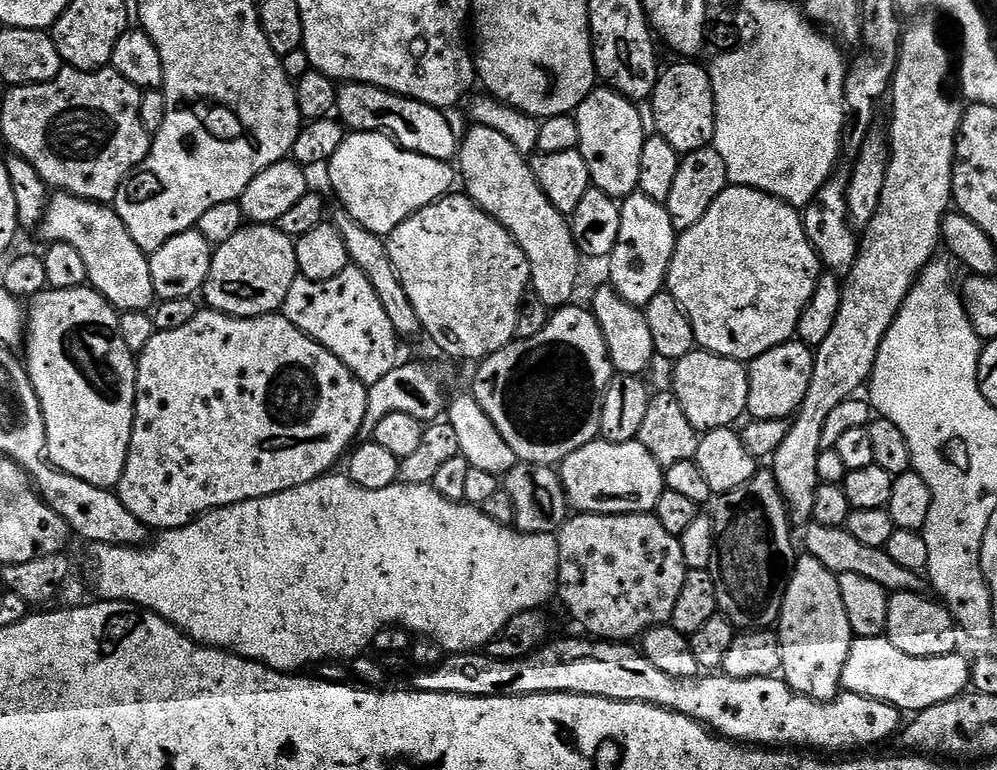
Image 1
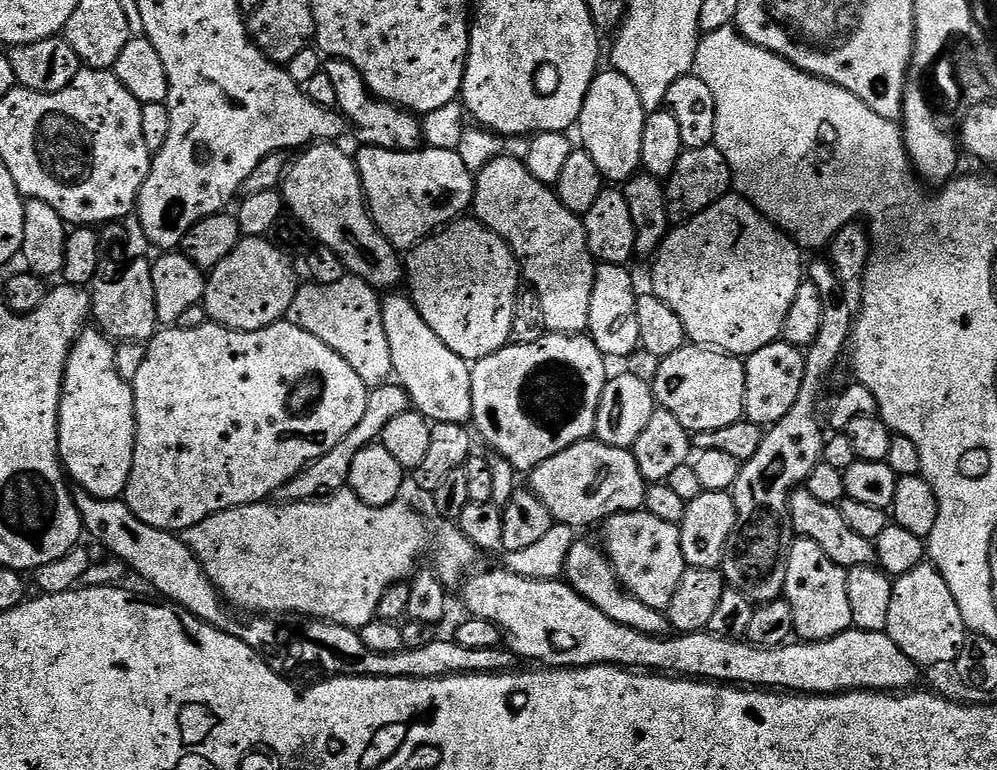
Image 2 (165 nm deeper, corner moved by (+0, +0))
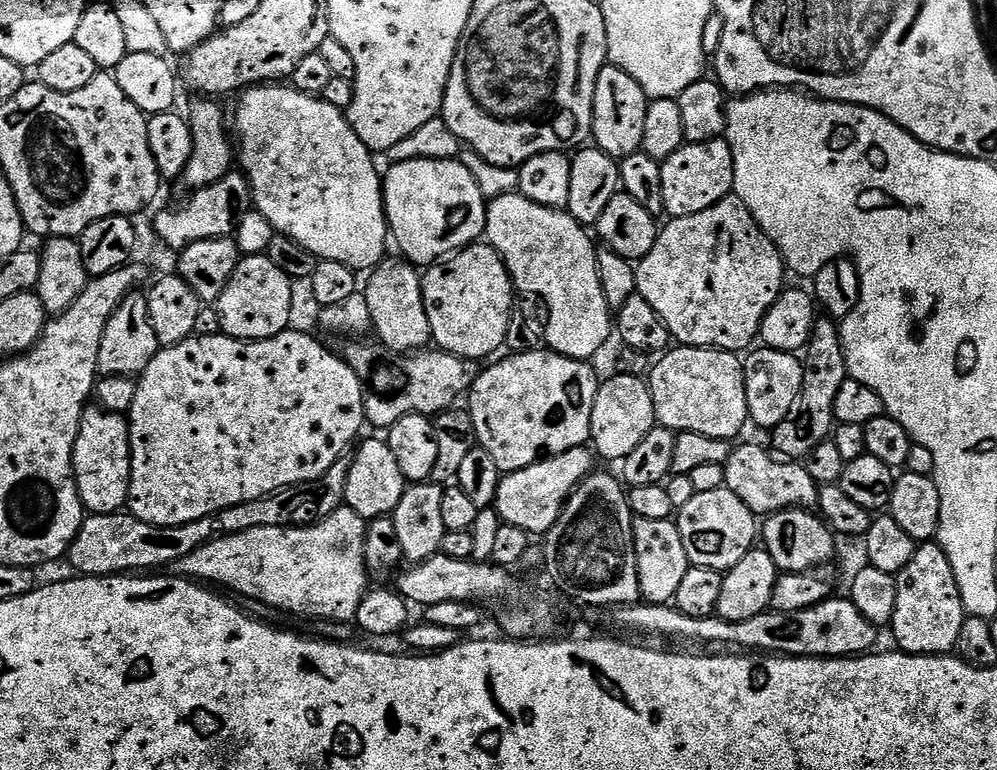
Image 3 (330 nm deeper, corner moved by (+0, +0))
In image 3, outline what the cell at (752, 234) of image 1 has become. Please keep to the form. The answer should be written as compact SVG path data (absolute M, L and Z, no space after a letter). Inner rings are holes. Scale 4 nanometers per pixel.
M734 194L726 197L722 202L710 206L710 210L702 210L702 214L677 216L667 222L669 224L665 223L660 229L660 237L654 242L654 250L650 250L650 254L646 254L646 258L642 258L635 265L637 293L642 298L646 298L646 302L650 302L650 306L654 306L654 310L658 310L658 314L666 322L673 341L677 345L685 348L718 348L721 352L737 354L751 349L754 341L759 337L762 318L770 310L770 306L774 306L774 302L786 287L786 281L784 281L786 265L779 250L773 246L772 239L760 229L758 222L750 214L750 210L746 210L744 203Z

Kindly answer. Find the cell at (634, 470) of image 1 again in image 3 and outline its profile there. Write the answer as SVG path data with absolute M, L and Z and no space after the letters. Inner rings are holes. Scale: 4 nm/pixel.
M591 447L571 448L557 456L545 456L537 464L517 472L501 475L494 505L501 521L518 526L533 537L543 537L558 522L568 497L593 472L592 460L594 452Z

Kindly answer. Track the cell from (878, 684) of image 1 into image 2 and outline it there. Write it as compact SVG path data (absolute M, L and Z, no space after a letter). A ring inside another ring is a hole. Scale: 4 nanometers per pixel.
M500 566L500 568L488 568L485 572L475 572L476 571L473 571L462 584L462 589L464 588L464 604L468 607L467 615L477 620L494 622L494 626L498 626L501 633L506 637L507 647L511 649L511 651L515 653L521 661L537 660L537 662L540 663L537 665L547 666L552 670L558 668L589 668L595 664L610 664L625 670L647 670L652 674L667 674L673 678L706 680L709 682L715 682L721 686L747 686L752 690L783 690L788 694L807 694L809 696L835 696L841 692L863 691L900 694L905 690L911 689L913 685L915 685L912 683L919 678L921 672L921 669L915 664L915 662L910 658L906 658L906 654L902 654L902 650L898 650L898 646L894 646L894 642L889 638L888 633L885 631L863 632L862 630L851 627L848 631L838 634L829 640L789 642L787 644L780 645L778 648L756 648L752 644L749 644L747 639L741 638L739 640L727 640L726 638L716 636L707 630L703 632L682 632L679 634L669 634L667 636L651 636L650 634L642 634L630 626L622 626L622 622L614 622L614 618L606 618L606 614L602 614L602 610L598 610L598 606L594 606L590 602L586 602L586 598L582 598L582 594L578 594L563 579L531 580L529 576L520 576L517 572L511 572L506 566Z

